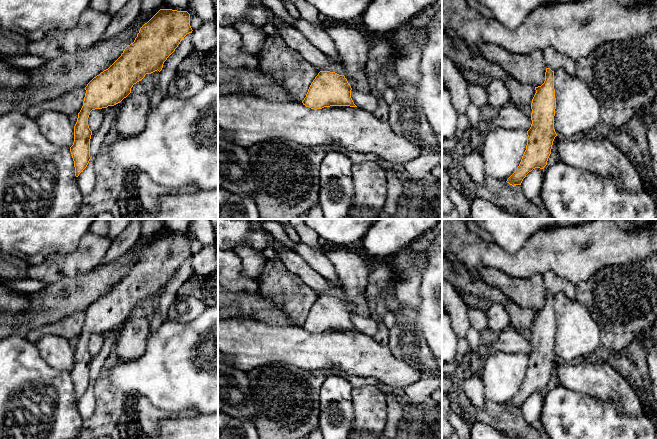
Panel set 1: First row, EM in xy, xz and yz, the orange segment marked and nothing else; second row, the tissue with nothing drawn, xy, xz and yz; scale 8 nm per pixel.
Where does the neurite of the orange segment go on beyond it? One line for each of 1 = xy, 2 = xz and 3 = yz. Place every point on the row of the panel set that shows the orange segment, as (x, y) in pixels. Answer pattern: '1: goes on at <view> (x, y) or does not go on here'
1: does not go on here
2: does not go on here
3: does not go on here

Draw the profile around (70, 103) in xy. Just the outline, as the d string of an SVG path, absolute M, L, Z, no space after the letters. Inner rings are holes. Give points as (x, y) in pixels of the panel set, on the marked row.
M76 88L57 98L45 100L30 107L26 114L33 120L46 111L61 112L68 117L78 114L83 106L85 93L85 88Z

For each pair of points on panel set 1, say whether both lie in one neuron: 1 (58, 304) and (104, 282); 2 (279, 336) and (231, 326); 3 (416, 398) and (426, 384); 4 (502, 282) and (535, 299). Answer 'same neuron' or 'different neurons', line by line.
1: same neuron
2: same neuron
3: same neuron
4: same neuron

